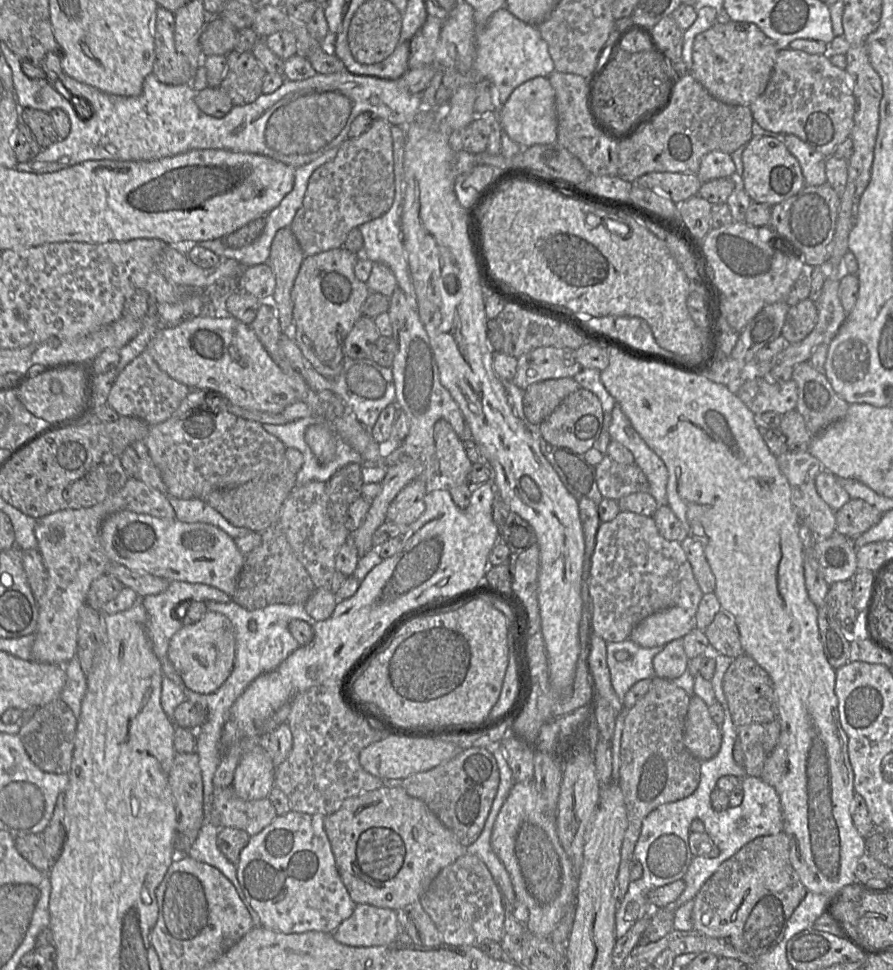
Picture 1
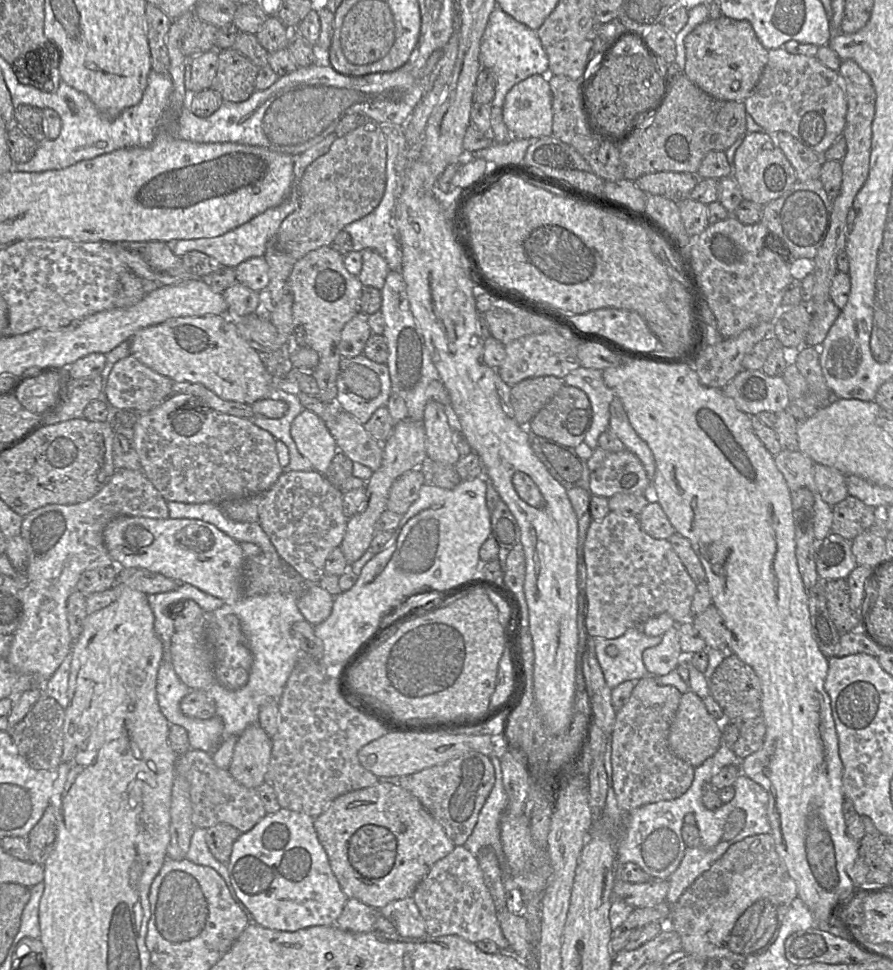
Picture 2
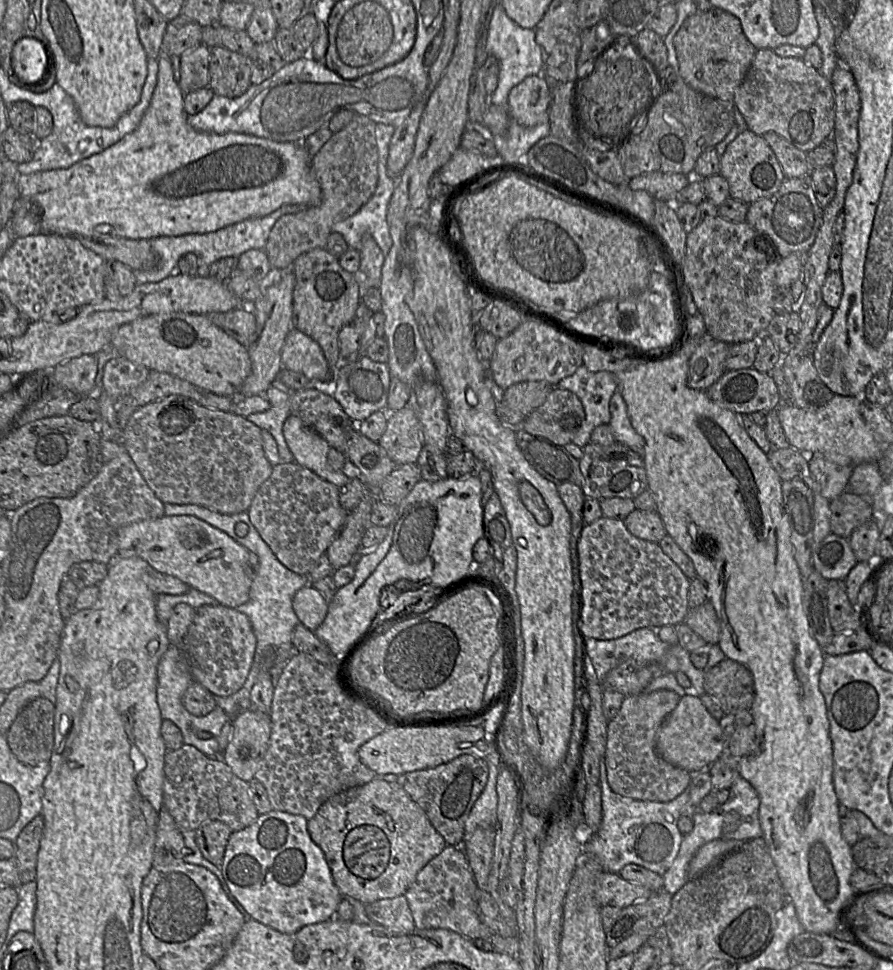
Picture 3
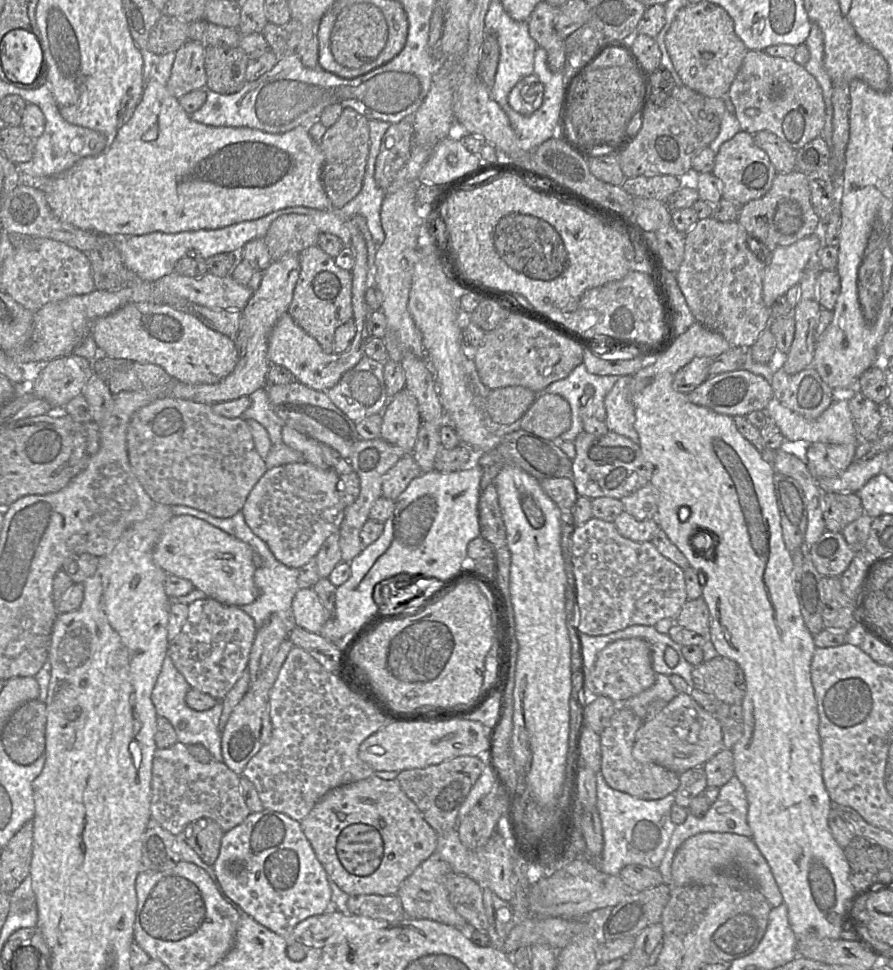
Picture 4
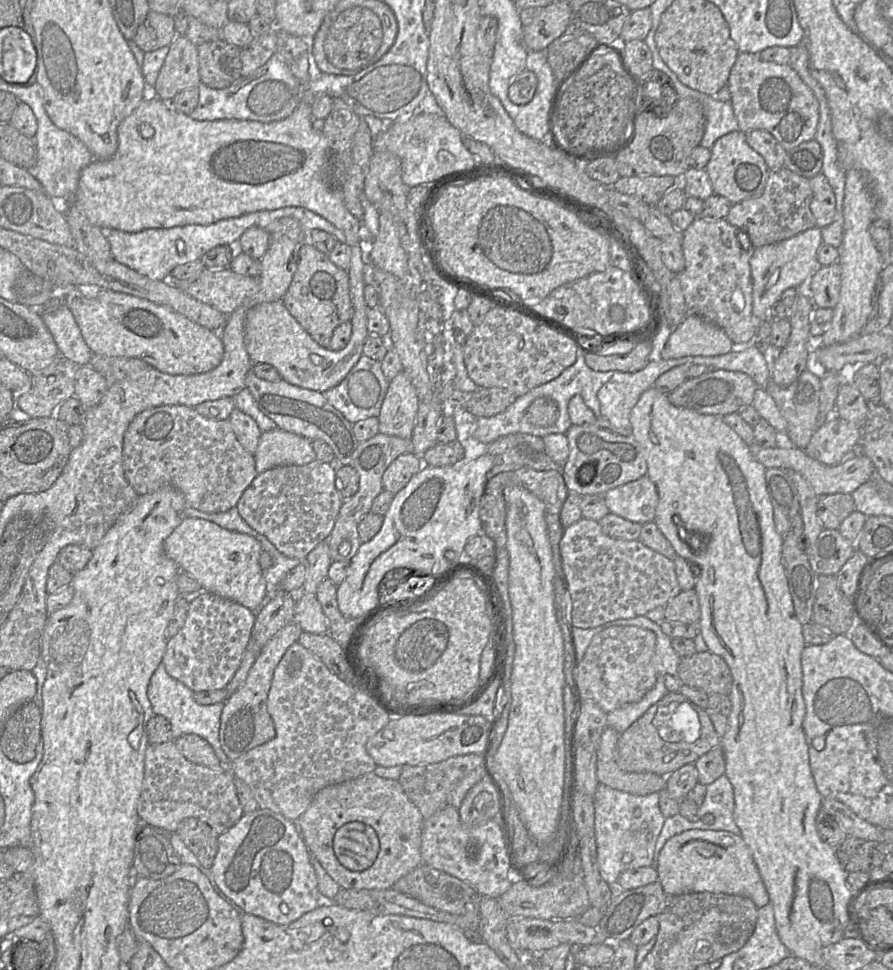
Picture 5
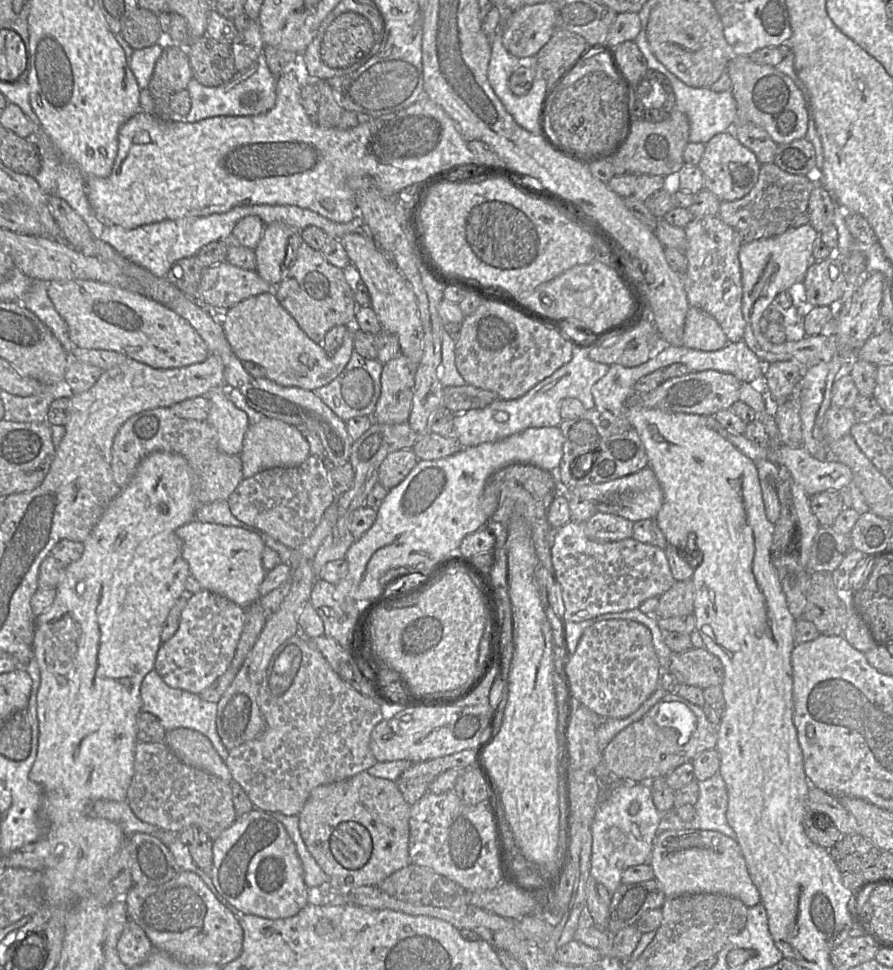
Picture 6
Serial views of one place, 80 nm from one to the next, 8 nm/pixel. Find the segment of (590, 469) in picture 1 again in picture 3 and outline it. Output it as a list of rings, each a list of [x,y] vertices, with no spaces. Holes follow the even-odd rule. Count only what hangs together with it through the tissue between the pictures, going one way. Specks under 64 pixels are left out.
[[[519,427],[516,441],[527,462],[544,478],[556,486],[564,483],[582,486],[584,477],[580,470],[580,459],[573,457],[564,446]]]

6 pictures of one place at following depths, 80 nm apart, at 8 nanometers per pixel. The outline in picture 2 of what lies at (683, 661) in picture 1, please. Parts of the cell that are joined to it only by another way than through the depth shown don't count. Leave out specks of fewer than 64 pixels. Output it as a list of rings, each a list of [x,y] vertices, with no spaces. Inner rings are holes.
[[[677,626],[662,636],[658,646],[646,649],[642,659],[650,676],[664,676],[676,670],[683,660]]]

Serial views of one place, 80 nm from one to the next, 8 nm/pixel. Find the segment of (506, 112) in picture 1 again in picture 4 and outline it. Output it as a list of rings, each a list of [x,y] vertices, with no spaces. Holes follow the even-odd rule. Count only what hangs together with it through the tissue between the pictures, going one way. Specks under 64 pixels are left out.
[[[537,75],[522,78],[510,91],[508,102],[518,113],[529,116],[538,110],[544,97],[544,85]]]

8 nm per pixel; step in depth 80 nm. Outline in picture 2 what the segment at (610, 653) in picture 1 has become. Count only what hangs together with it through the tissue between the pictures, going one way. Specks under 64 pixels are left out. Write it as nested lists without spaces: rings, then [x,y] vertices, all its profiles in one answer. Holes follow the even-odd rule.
[[[631,628],[623,636],[617,639],[589,638],[593,639],[596,651],[596,657],[604,674],[607,685],[613,689],[626,681],[636,681],[649,677],[642,655],[648,648],[658,646],[662,641],[662,636],[647,636],[640,628]],[[614,646],[618,649],[618,655],[611,658],[607,654],[607,648]]]

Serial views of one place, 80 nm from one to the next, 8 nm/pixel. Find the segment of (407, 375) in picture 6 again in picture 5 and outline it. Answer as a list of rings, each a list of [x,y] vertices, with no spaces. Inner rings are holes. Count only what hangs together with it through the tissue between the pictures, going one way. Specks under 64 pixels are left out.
[[[402,371],[389,381],[378,416],[379,433],[404,439],[412,438],[418,408],[417,391]]]

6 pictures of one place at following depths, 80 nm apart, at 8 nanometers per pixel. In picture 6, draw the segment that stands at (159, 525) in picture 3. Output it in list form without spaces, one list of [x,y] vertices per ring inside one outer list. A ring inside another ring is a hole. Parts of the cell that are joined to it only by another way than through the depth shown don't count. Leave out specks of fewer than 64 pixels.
[[[197,519],[179,527],[176,534],[183,543],[183,557],[202,590],[224,596],[243,608],[260,600],[260,586],[267,571],[262,562],[265,543],[259,535],[240,527],[201,522]]]

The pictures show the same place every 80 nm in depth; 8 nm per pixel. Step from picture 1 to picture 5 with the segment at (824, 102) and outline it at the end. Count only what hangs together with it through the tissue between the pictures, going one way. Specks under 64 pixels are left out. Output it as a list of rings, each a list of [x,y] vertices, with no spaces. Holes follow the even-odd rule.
[[[740,53],[727,85],[739,131],[768,131],[786,151],[815,138],[819,121],[818,101],[788,64],[764,61],[757,54]]]

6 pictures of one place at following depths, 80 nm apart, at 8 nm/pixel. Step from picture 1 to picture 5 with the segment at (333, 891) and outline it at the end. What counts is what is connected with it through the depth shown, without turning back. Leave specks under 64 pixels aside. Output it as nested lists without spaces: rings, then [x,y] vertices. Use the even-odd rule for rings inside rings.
[[[269,809],[244,813],[236,824],[218,836],[218,851],[210,870],[218,887],[245,913],[278,925],[298,920],[323,902],[309,851],[295,823]]]

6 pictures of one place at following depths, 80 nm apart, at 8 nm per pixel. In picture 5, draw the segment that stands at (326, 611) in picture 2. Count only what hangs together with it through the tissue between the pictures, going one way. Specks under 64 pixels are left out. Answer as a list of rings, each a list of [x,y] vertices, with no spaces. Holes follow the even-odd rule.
[[[300,593],[294,609],[294,621],[302,631],[312,634],[327,634],[329,623],[315,594]]]

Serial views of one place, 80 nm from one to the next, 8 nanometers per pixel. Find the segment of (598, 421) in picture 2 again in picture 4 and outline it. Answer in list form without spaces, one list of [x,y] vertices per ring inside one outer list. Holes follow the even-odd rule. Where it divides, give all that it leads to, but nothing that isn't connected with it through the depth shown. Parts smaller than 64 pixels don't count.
[[[584,363],[578,365],[566,378],[551,383],[544,393],[562,396],[571,407],[571,427],[561,434],[560,441],[575,441],[583,429],[583,420],[594,417],[606,419],[604,400],[620,376],[596,375],[587,371]]]

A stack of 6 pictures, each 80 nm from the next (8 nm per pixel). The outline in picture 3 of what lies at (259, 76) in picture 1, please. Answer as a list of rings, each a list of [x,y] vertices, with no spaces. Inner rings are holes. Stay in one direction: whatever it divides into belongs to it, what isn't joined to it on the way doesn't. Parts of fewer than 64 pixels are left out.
[[[222,46],[210,48],[209,88],[227,98],[243,95],[251,86],[252,60]]]

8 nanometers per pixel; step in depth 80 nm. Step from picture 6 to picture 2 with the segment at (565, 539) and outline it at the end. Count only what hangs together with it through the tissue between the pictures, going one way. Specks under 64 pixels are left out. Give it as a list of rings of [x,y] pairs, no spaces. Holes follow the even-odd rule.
[[[610,511],[603,520],[592,521],[584,544],[584,560],[587,570],[587,638],[617,639],[629,629],[640,628],[645,621],[660,614],[669,615],[677,624],[692,622],[695,617],[691,607],[696,584],[668,540],[655,539],[646,534],[637,517]]]

